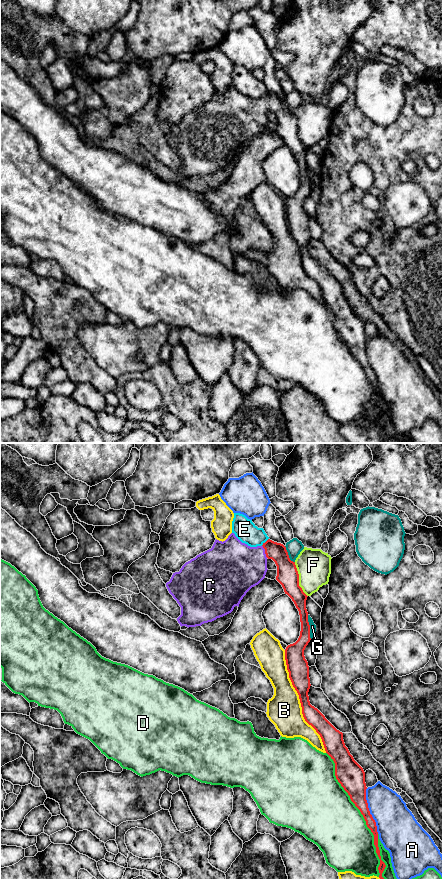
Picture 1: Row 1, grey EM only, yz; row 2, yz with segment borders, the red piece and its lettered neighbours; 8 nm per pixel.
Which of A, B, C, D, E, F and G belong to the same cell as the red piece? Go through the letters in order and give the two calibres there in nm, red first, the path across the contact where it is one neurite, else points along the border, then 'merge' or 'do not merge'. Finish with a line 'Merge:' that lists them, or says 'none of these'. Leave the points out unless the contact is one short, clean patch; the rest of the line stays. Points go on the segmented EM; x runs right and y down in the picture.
A: 180 nm thick on the red side, 320 nm on the other; do not merge
B: 160 nm thick on the red side, 280 nm on the other; do not merge
C: 170 nm thick on the red side, 380 nm on the other; runs through yz (287, 573), (285, 566), (265, 551), (248, 565), (239, 567); merge
D: 180 nm thick on the red side, 440 nm on the other; do not merge
E: 150 nm thick on the red side, 180 nm on the other; border along yz (268, 538), (261, 545); do not merge
F: 180 nm thick on the red side, 280 nm on the other; do not merge
G: 160 nm thick on the red side, 50 nm on the other; do not merge
Merge: C

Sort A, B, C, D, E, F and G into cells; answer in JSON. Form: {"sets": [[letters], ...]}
{"sets": [["A"], ["B"], ["C"], ["D"], ["E"], ["F"], ["G"]]}

